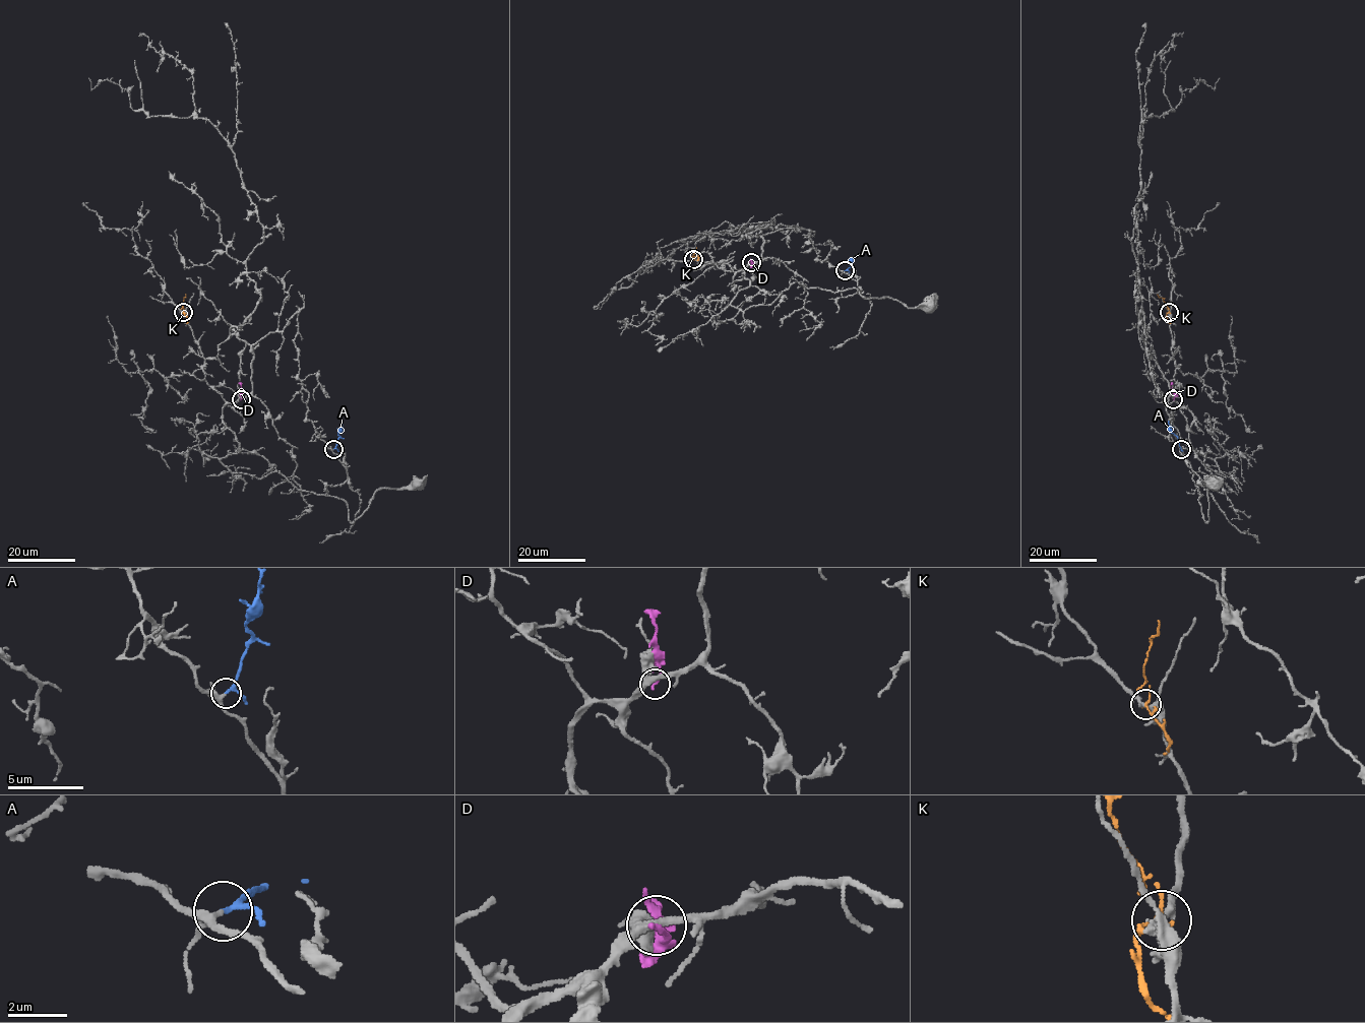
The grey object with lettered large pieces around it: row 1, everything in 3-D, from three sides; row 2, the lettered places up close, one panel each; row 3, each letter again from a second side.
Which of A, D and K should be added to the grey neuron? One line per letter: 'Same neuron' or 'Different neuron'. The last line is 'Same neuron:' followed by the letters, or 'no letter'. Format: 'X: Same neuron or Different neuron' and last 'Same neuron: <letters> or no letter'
A: Same neuron
D: Different neuron
K: Different neuron
Same neuron: A

